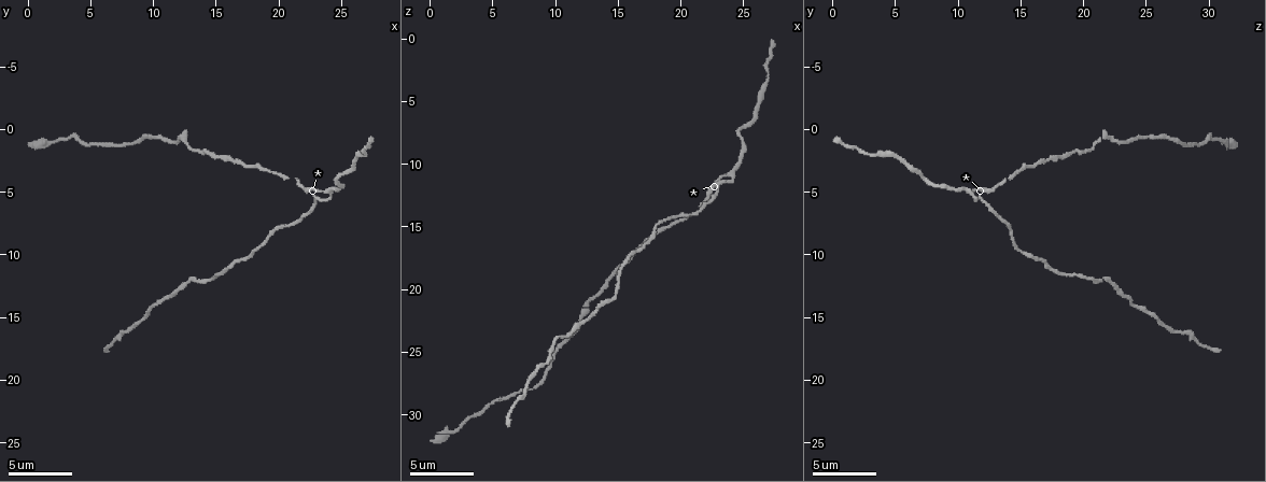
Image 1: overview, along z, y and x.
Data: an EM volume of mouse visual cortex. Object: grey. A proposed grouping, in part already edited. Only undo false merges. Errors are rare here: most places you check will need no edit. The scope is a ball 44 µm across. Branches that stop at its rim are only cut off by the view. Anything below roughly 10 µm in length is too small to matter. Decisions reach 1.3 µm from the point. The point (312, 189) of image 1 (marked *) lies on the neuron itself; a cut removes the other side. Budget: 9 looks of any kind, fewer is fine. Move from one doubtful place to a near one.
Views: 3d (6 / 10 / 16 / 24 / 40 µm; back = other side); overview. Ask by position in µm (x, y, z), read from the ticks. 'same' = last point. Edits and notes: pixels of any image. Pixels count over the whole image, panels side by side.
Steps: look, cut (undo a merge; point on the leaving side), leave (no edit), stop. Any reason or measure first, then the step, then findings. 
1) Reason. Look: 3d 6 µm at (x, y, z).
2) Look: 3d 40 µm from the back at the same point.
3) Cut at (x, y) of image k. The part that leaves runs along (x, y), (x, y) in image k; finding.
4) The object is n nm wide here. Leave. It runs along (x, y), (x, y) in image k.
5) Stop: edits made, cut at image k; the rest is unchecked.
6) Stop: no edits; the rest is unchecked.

Look: 3d 10 µm at (24.2, 4.8, 10.8).

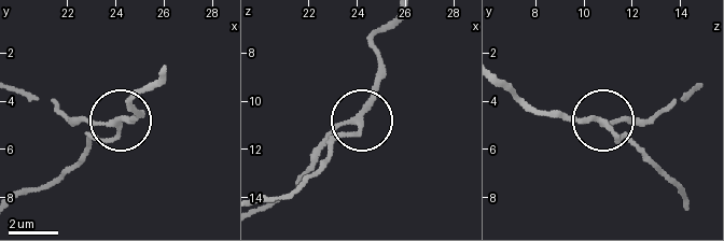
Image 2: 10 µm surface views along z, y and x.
Leave. It runs along (85, 122), (142, 115) in image 2; continuous, no second neuron.

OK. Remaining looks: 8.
Sudden change in width. Look: 3d 6 µm at (19.6, 3.2, 14.6).

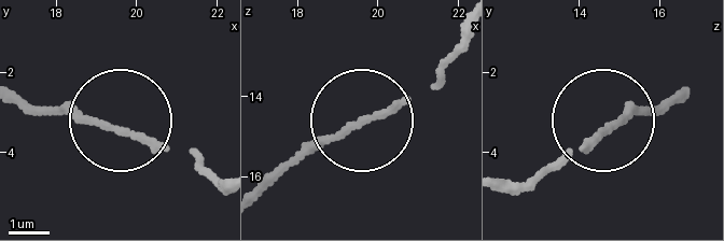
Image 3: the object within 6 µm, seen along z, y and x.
From behind. Look: 3d 6 µm from the back at (19.55, 3.40, 14.60).

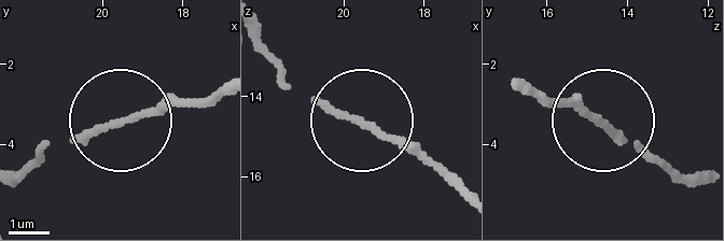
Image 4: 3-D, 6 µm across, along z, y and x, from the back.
Leave. It runs along (676, 175), (607, 121), (525, 89) in image 4; all the same neuron.

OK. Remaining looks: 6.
Two arms in line, one across. Look: 3d 10 µm at (12.4, 0.8, 21.0).

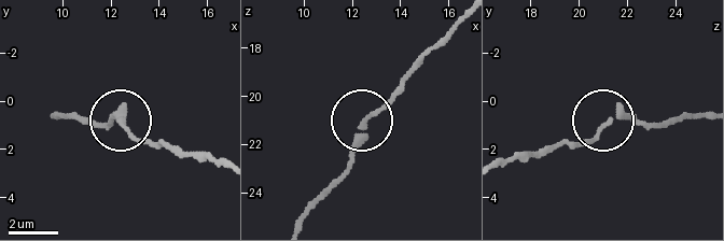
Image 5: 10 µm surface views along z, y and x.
The object is 160 nm wide here. Leave. It runs along (504, 167), (584, 142), (622, 119), (668, 126) in image 5; one neuron here.

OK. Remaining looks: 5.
Look: 3d 10 µm at (14.8, 11.8, 19.8).

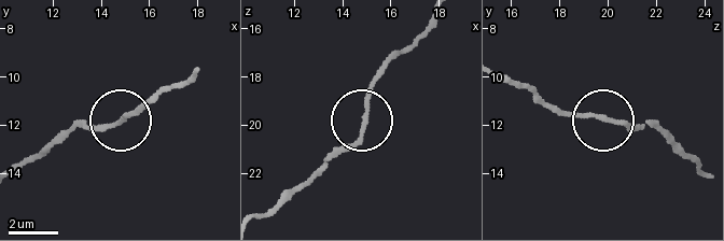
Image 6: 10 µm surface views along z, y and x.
Look: 3d 10 µm from the back at (15.0, 11.8, 20.0).

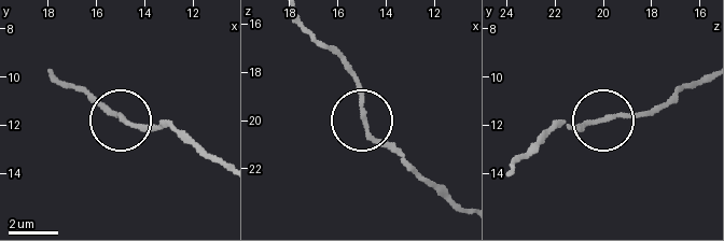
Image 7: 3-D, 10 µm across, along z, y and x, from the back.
Leave. It runs along (301, 20), (353, 82), (369, 131), (416, 172) in image 7; all the same neuron.

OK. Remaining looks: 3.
Stop: no edits; the rest is unchecked.

